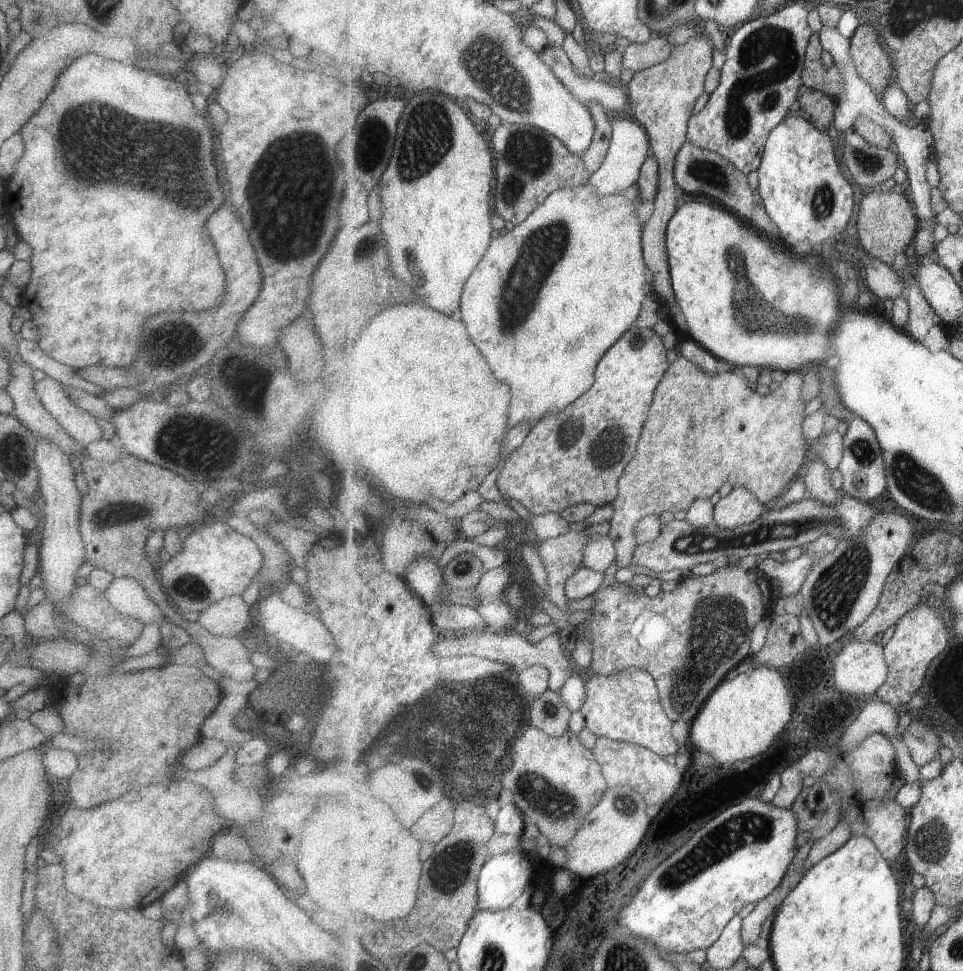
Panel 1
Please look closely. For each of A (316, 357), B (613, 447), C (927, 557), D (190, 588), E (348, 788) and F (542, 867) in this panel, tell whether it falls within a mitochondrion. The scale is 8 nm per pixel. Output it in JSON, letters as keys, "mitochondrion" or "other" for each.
{"A":"other","B":"mitochondrion","C":"other","D":"mitochondrion","E":"other","F":"other"}

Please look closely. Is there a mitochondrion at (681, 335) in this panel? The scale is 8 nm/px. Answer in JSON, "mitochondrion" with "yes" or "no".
{"mitochondrion":"no"}

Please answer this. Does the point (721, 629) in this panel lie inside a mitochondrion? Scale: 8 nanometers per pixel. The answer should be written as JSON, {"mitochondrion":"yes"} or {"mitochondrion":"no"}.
{"mitochondrion":"yes"}

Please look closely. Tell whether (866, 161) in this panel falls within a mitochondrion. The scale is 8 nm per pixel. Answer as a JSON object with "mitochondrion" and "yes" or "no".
{"mitochondrion":"yes"}

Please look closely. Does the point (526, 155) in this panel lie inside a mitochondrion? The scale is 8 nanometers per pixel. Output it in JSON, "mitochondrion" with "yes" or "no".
{"mitochondrion":"yes"}

